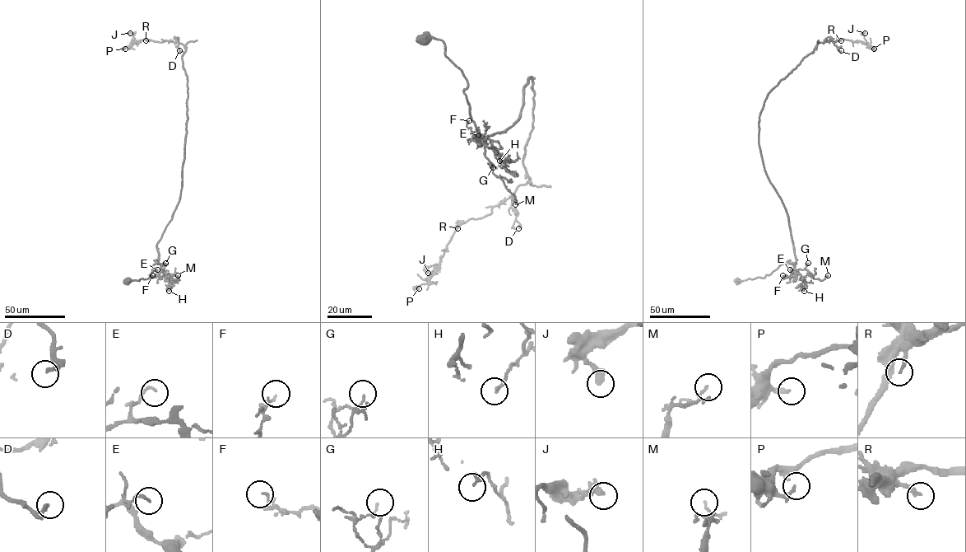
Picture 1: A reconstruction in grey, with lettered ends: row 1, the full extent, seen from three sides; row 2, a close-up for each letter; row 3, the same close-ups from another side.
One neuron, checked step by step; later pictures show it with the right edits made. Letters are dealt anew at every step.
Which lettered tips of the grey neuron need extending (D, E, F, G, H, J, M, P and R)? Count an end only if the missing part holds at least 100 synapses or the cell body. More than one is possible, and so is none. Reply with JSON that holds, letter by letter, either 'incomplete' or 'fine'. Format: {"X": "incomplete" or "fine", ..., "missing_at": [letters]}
{"D": "fine", "E": "fine", "F": "fine", "G": "fine", "H": "fine", "J": "fine", "M": "fine", "P": "fine", "R": "fine", "missing_at": []}

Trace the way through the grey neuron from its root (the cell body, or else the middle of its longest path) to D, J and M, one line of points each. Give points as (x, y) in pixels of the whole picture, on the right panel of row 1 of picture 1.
D: (738, 281), (764, 278), (796, 261), (787, 211), (759, 144), (764, 100), (818, 43), (829, 37), (841, 50)
J: (738, 281), (796, 261), (787, 211), (759, 144), (767, 94), (818, 43), (867, 45), (865, 33)
M: (738, 281), (764, 278), (786, 263), (792, 264), (796, 269), (807, 270), (814, 278), (821, 281), (828, 275)

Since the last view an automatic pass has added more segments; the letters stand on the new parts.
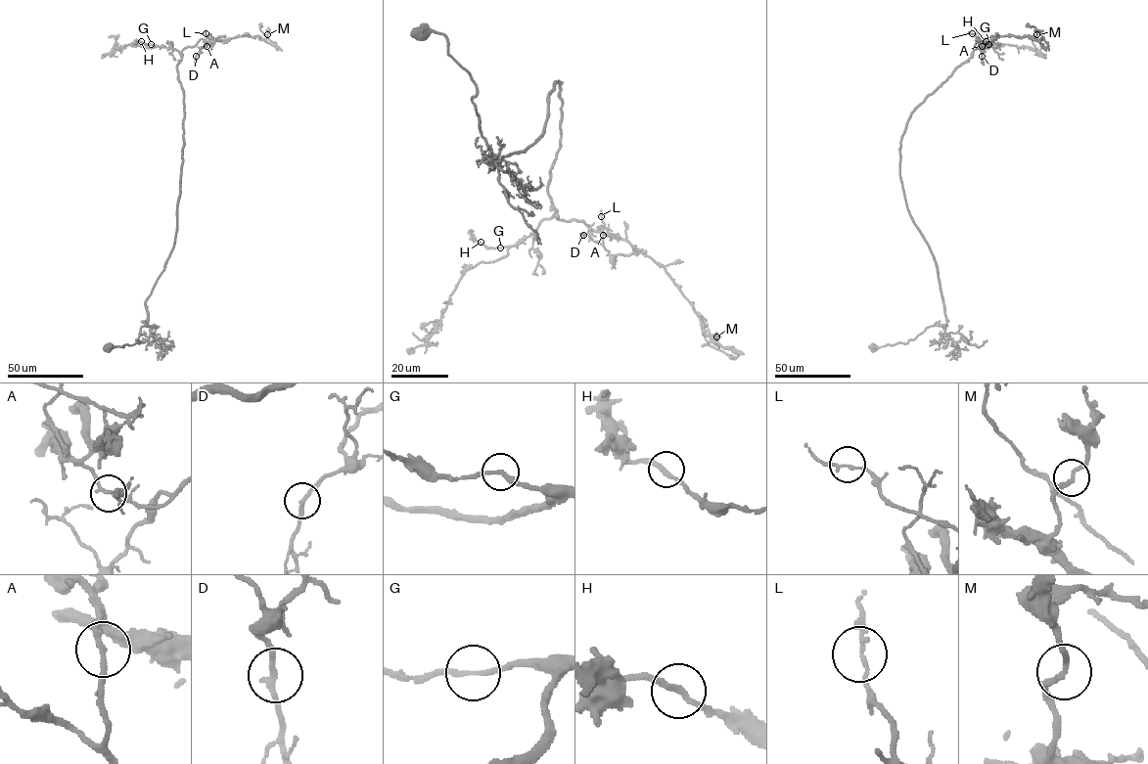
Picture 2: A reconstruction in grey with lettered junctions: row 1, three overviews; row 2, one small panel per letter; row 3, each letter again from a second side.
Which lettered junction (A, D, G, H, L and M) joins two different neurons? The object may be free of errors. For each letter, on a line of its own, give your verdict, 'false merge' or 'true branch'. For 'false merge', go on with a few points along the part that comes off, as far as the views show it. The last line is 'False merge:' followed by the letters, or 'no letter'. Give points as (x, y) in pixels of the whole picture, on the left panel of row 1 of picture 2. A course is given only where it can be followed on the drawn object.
A: false merge; course (206, 46), (199, 51), (194, 65)
D: true branch
G: true branch
H: true branch
L: true branch
M: true branch
False merge: A

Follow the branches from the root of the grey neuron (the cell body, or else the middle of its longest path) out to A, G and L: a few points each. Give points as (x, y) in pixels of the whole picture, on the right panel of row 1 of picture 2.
A: (874, 347), (946, 325), (935, 260), (907, 206), (900, 140), (910, 113), (978, 39), (982, 46)
G: (874, 347), (946, 325), (935, 260), (907, 206), (900, 140), (910, 113), (988, 44)
L: (874, 347), (946, 325), (935, 260), (907, 207), (899, 148), (910, 113), (981, 43), (972, 33)

